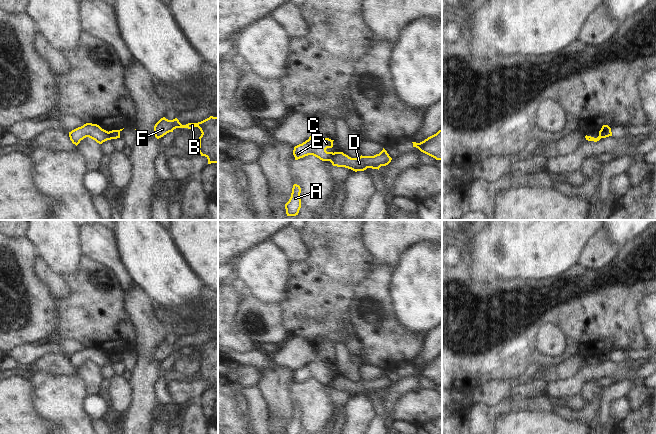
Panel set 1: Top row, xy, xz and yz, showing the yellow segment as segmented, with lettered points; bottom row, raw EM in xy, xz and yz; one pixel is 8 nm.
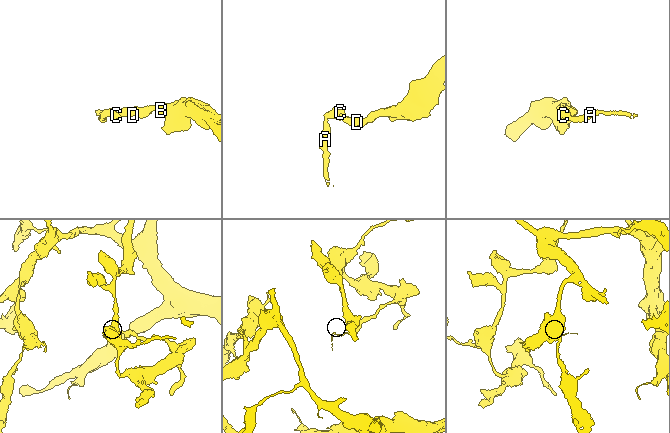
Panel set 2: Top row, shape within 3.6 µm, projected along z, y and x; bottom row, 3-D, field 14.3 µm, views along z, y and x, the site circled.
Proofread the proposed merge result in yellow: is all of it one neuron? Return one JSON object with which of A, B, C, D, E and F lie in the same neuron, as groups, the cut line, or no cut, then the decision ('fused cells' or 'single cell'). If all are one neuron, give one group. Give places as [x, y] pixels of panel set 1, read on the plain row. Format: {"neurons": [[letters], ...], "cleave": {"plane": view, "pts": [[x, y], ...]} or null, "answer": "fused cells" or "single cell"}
{"neurons": [["A", "C", "E"], ["B", "D", "F"]], "cleave": {"plane": "xz", "pts": [[333, 377], [328, 384]]}, "answer": "fused cells"}

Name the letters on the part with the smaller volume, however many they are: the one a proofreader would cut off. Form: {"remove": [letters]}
{"remove": ["A", "C", "E"]}

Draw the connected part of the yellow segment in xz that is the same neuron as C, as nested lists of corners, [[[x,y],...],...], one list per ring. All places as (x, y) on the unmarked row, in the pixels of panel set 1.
[[[312,358],[308,364],[294,371],[295,384],[308,379],[313,379],[322,385],[329,385],[333,376],[327,376],[327,372],[333,371],[333,365],[329,362],[321,362]]]

